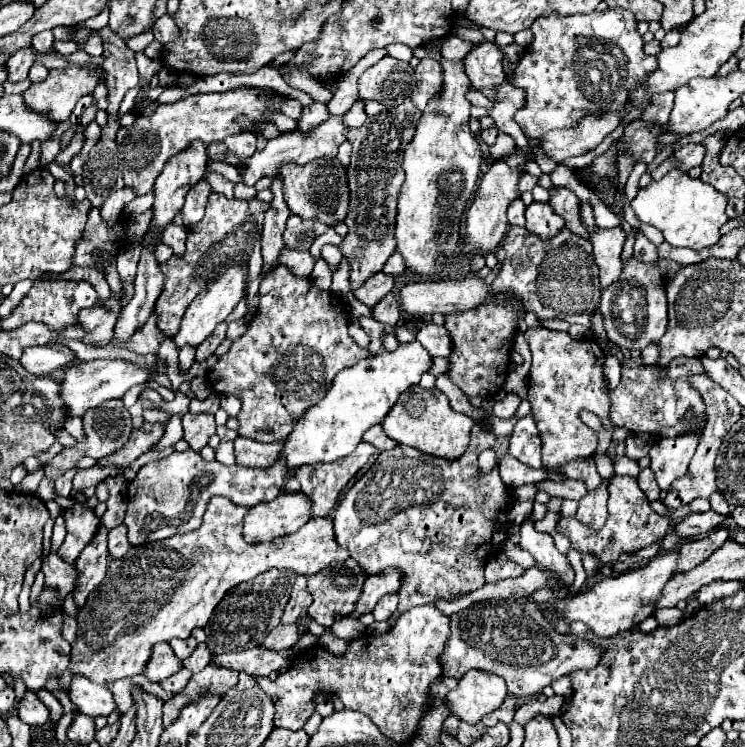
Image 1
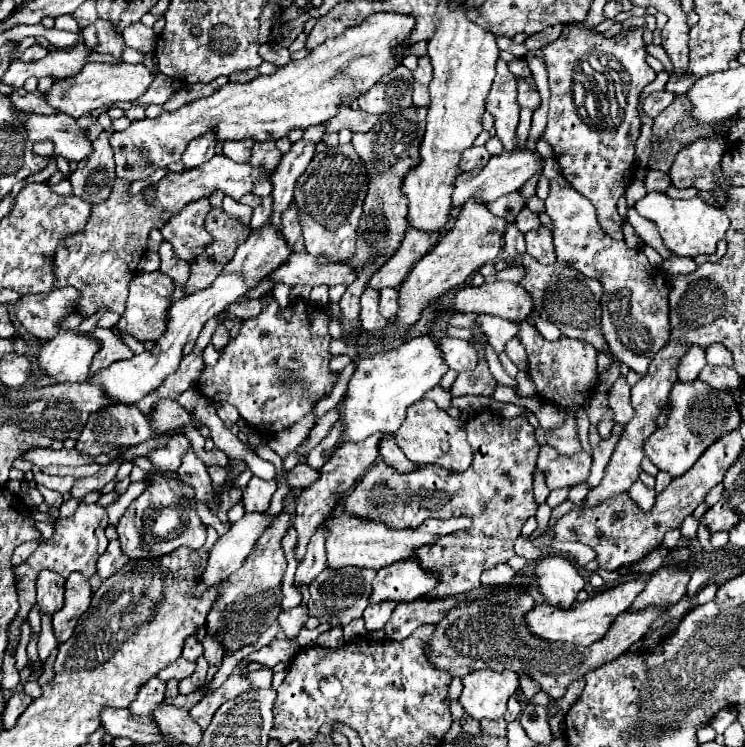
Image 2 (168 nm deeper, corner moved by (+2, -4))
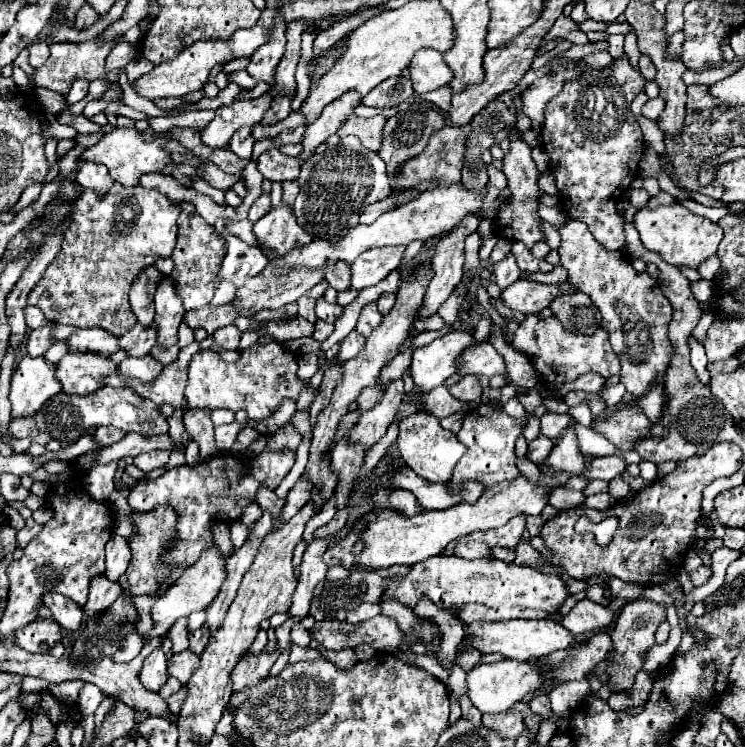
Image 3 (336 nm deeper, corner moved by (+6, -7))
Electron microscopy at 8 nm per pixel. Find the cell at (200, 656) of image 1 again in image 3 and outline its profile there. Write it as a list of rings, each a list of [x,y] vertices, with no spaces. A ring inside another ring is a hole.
[[[182,686],[182,690],[178,690],[176,694],[172,694],[172,696],[166,700],[166,704],[168,704],[168,712],[172,712],[174,716],[178,716],[178,710],[180,710],[182,702],[184,702],[184,686]]]

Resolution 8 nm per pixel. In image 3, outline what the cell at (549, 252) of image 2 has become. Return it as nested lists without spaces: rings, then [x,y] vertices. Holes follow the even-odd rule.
[[[514,242],[512,244],[512,254],[516,258],[516,264],[522,272],[550,272],[554,266],[548,264],[546,260],[538,260],[532,256],[532,252],[522,244],[522,242]]]

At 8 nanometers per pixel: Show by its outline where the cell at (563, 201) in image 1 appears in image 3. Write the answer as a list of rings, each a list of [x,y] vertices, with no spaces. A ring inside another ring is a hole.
[[[568,218],[566,226],[560,228],[560,236],[562,236],[562,244],[560,244],[558,252],[560,252],[562,266],[568,270],[568,282],[576,282],[576,286],[580,286],[580,290],[586,292],[592,298],[592,302],[600,308],[602,328],[606,328],[610,332],[610,344],[622,364],[620,382],[626,386],[626,392],[630,392],[632,396],[644,394],[648,390],[652,378],[656,374],[660,374],[660,370],[666,370],[670,356],[674,352],[674,346],[667,335],[670,320],[672,320],[672,304],[668,302],[668,298],[664,298],[664,294],[654,278],[650,278],[646,272],[636,272],[632,268],[632,262],[626,260],[624,256],[620,256],[618,252],[604,250],[592,238],[592,234],[584,226],[584,222],[576,222],[576,220]]]

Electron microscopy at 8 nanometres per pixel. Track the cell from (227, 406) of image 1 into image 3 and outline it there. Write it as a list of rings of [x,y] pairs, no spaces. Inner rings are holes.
[[[214,410],[212,412],[212,422],[214,422],[214,426],[230,424],[230,422],[234,422],[234,412],[232,410]]]

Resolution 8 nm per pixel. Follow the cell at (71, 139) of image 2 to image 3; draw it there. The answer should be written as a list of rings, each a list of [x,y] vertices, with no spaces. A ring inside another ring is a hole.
[[[80,162],[76,180],[82,186],[82,190],[92,190],[98,198],[104,198],[114,184],[106,166],[92,164],[92,162]]]

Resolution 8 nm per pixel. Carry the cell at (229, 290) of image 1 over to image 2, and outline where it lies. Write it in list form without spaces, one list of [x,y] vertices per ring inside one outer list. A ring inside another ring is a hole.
[[[266,223],[260,233],[250,233],[250,237],[236,249],[236,255],[224,265],[222,275],[238,275],[248,287],[254,287],[286,261],[290,253],[284,237]]]

